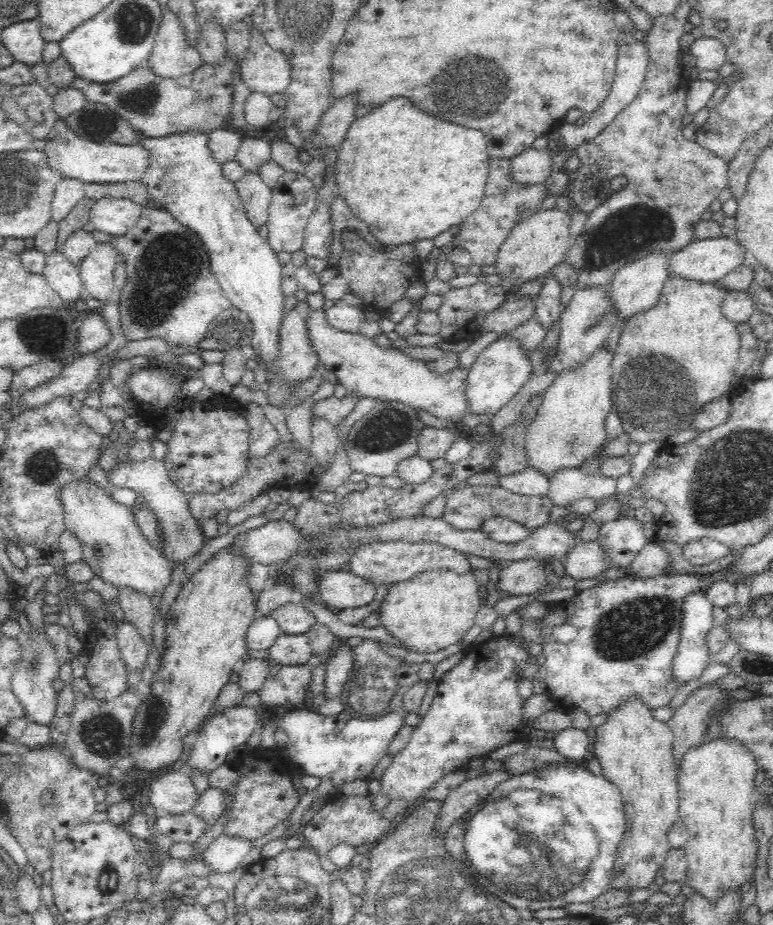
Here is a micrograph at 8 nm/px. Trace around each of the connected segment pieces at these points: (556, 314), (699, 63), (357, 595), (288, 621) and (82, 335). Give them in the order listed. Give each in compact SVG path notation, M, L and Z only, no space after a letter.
M548 273L542 281L541 291L535 302L535 317L547 331L550 330L550 326L552 326L554 322L561 318L561 288L555 274Z
M702 37L689 46L688 57L696 59L696 66L690 72L690 79L698 78L698 72L718 71L727 62L726 49L718 39Z
M329 570L315 580L320 602L333 611L366 606L374 600L374 583L350 570Z
M296 598L272 610L271 615L278 621L280 632L286 634L304 634L317 622L314 615Z
M83 312L78 323L77 352L80 355L104 350L110 342L111 333L102 316L93 312Z

